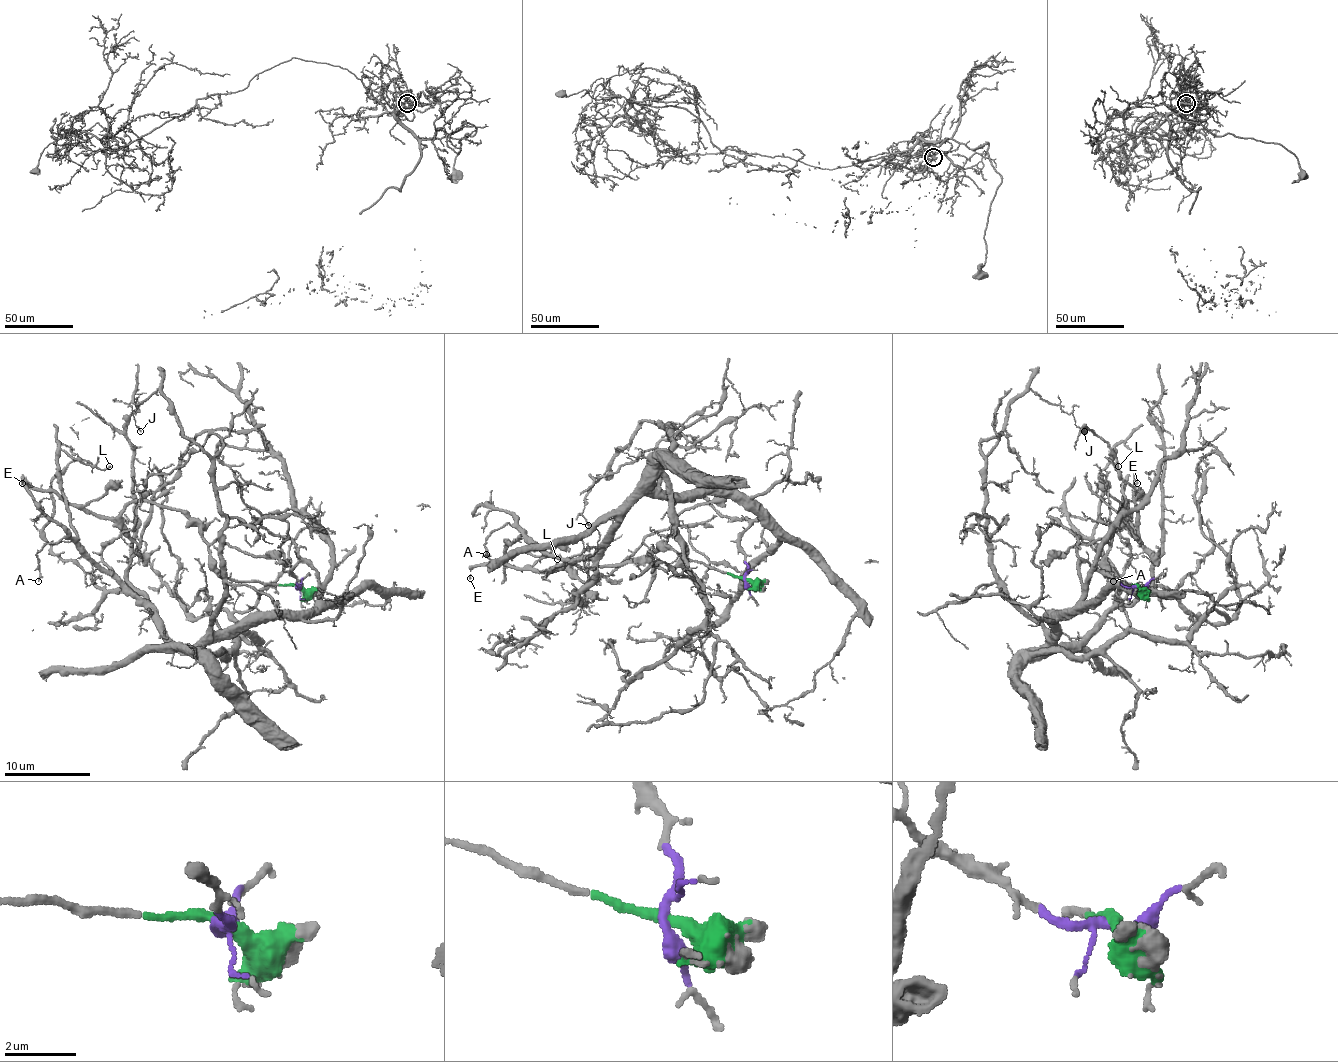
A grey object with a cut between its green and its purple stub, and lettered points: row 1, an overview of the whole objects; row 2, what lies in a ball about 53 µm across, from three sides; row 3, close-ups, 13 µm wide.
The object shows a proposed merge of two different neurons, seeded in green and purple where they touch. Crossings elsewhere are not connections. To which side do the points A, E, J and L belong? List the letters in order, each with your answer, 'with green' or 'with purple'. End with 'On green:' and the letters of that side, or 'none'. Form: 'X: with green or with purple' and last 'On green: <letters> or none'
A: with purple
E: with green
J: with purple
L: with purple
On green: E

